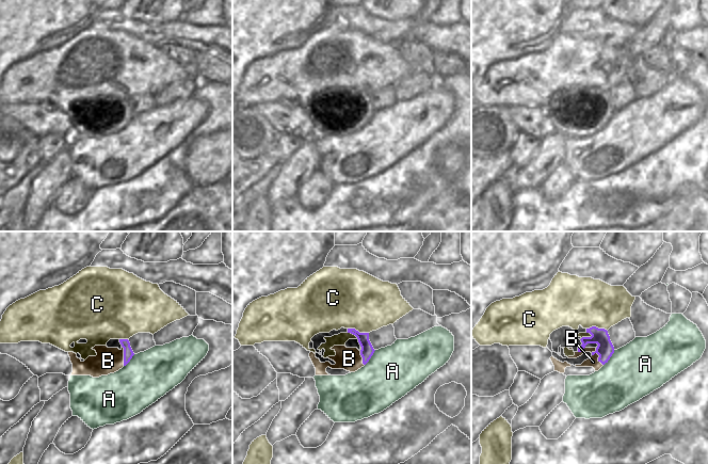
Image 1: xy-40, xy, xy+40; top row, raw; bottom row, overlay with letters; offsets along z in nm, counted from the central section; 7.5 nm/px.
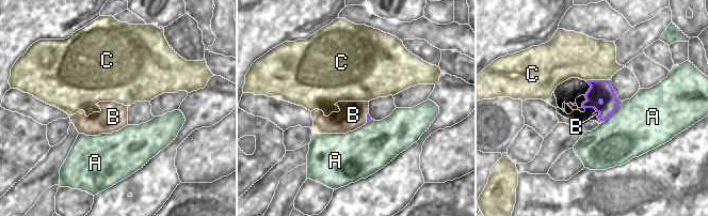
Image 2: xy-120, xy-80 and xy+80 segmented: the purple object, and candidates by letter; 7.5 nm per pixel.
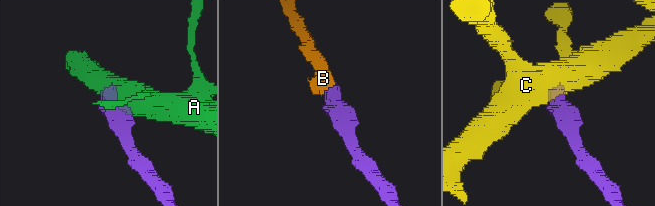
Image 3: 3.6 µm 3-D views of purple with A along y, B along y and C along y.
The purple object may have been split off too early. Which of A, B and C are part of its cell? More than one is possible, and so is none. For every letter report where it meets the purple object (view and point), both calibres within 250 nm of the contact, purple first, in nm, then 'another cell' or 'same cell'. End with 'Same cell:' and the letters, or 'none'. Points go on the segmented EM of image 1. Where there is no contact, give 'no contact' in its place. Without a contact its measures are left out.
A: meets purple in xy+40 at (610, 356); 130 nm thick on the purple side, 400 nm on the other; another cell
B: meets purple in xy+40 at (599, 356); 130 nm thick on the purple side, 80 nm on the other; same cell
C: meets purple in xy at (357, 331); 100 nm thick on the purple side, 440 nm on the other; another cell
Same cell: B

